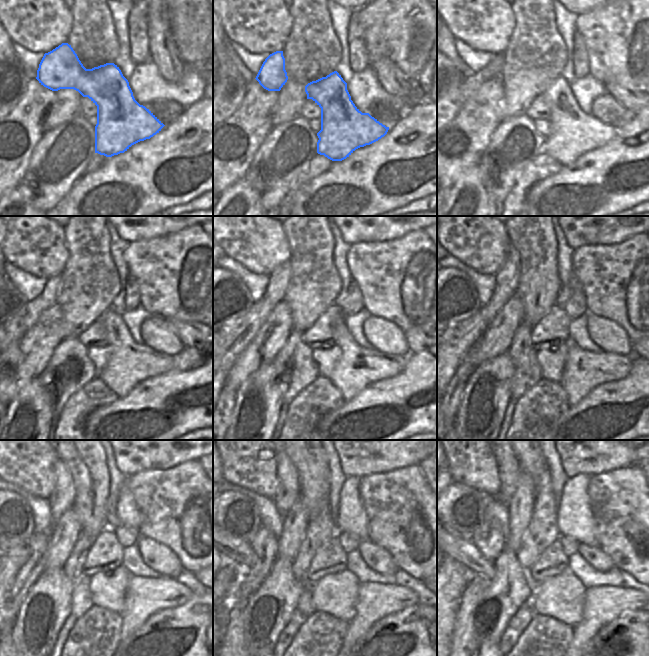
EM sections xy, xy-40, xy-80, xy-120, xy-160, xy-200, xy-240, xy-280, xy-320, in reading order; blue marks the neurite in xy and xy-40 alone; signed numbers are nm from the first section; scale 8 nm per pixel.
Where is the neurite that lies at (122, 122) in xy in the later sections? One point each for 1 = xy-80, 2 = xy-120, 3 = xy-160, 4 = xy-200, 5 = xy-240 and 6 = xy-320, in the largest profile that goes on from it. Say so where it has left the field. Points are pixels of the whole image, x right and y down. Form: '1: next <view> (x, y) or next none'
1: next xy-80 (573, 132)
2: next xy-120 (129, 363)
3: next xy-160 (357, 367)
4: next xy-200 (584, 370)
5: next xy-240 (145, 596)
6: next xy-320 (604, 603)

